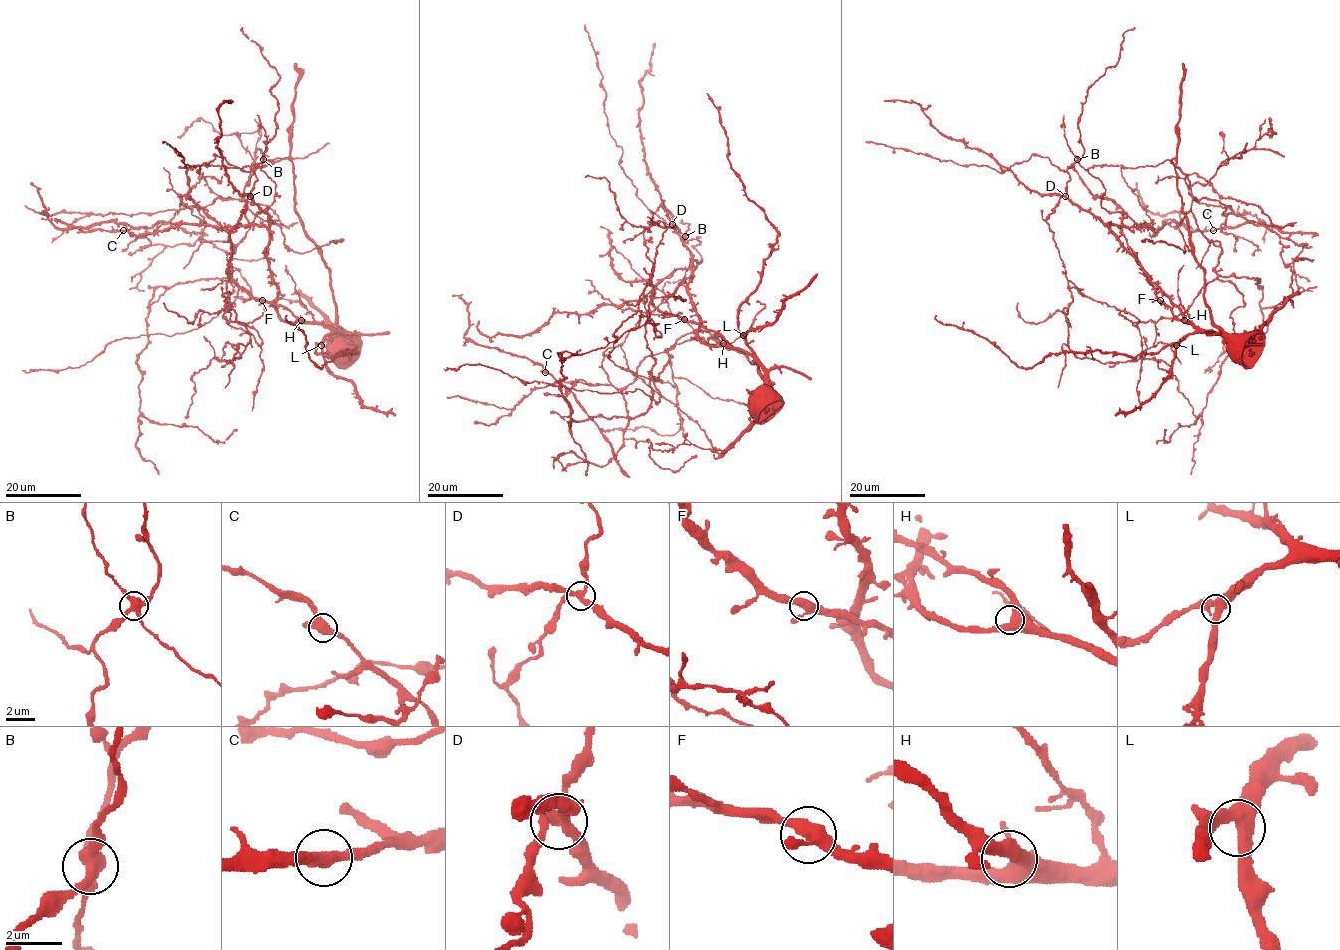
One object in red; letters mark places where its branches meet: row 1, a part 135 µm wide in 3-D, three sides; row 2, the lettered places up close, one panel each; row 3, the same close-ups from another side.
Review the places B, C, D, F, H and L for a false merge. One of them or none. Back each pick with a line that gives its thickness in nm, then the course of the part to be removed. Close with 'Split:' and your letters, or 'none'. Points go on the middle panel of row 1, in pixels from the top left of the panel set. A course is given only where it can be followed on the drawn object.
B: 440 nm | (685, 236), (683, 245), (697, 264), (690, 262), (672, 296), (652, 311), (615, 306), (585, 280)
Split: B

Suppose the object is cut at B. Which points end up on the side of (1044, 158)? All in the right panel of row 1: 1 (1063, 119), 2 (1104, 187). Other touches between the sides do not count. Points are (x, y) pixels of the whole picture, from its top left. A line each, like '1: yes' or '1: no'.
1: no
2: no

